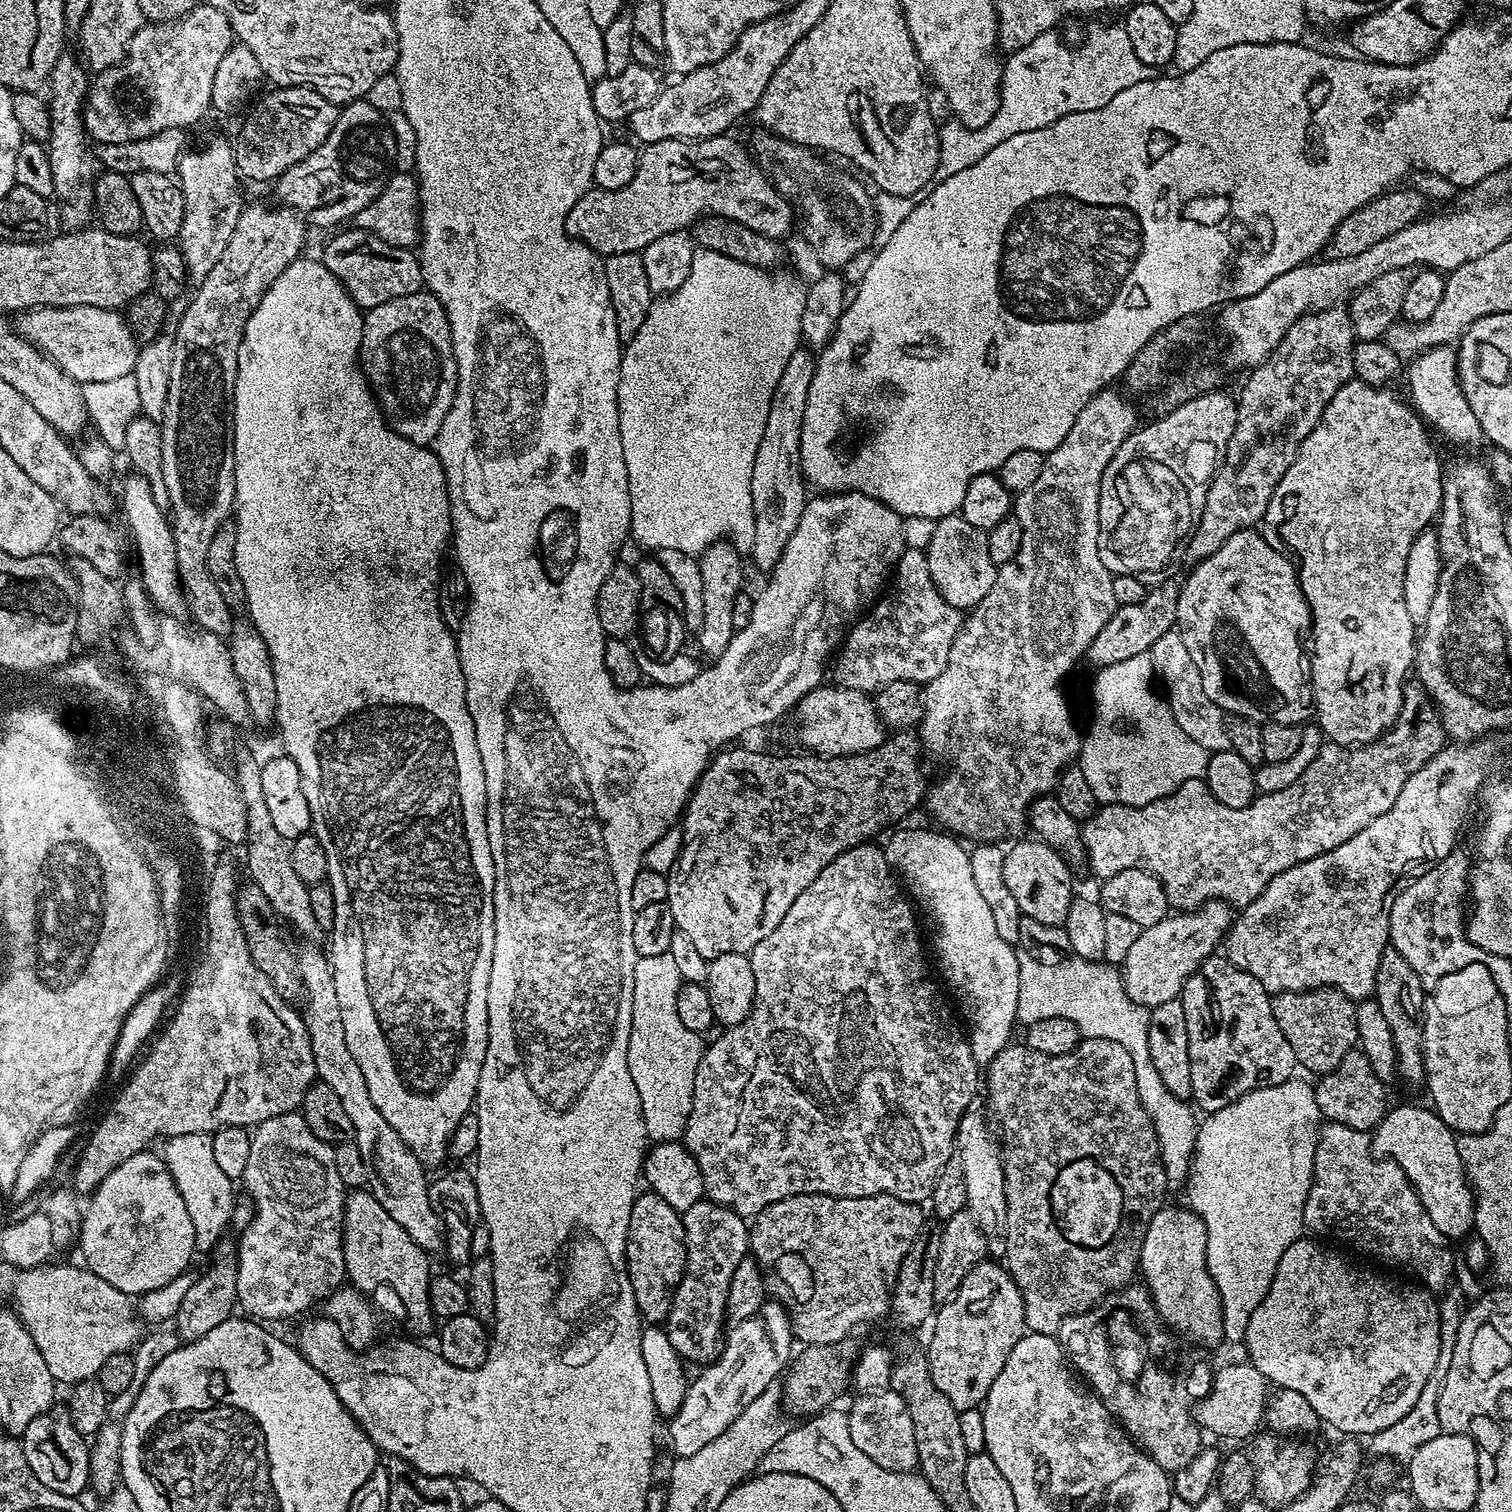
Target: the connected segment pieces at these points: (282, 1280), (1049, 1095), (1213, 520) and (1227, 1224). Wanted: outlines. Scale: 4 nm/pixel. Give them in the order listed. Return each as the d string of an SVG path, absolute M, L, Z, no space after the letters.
M299 1111L266 1118L251 1129L250 1159L242 1185L254 1209L252 1220L239 1233L236 1269L236 1303L245 1317L257 1322L284 1320L307 1310L311 1304L325 1301L345 1283L344 1270L344 1198L346 1189L334 1167L334 1147L314 1138Z
M1110 1038L1081 1039L1080 1045L1070 1050L1070 1054L1038 1054L1038 1050L1029 1048L1023 1043L1009 1043L1008 1047L1003 1048L986 1066L986 1088L987 1084L988 1104L992 1107L997 1122L1000 1123L998 1139L1002 1145L1004 1157L1004 1181L1008 1207L1006 1267L1022 1294L1027 1331L1056 1336L1060 1330L1060 1323L1065 1318L1074 1316L1078 1312L1087 1312L1089 1308L1096 1307L1105 1296L1133 1283L1135 1276L1132 1275L1137 1275L1140 1267L1142 1242L1146 1238L1150 1218L1154 1218L1154 1214L1158 1214L1158 1210L1165 1207L1164 1192L1169 1191L1166 1170L1160 1157L1158 1134L1154 1130L1154 1122L1150 1122L1150 1114L1146 1114L1142 1106L1142 1098L1138 1098L1134 1062L1130 1054L1126 1054L1126 1046L1118 1046L1118 1042L1110 1042Z
M1337 306L1335 308L1321 308L1315 314L1309 314L1298 318L1298 322L1294 322L1294 326L1290 326L1290 330L1286 330L1286 334L1282 338L1282 342L1269 354L1257 368L1251 369L1247 373L1248 381L1244 384L1240 396L1236 400L1236 425L1234 426L1234 434L1230 434L1230 442L1228 449L1221 462L1216 477L1210 482L1208 493L1206 494L1206 506L1202 510L1202 518L1195 532L1188 539L1186 556L1189 561L1205 560L1210 554L1214 554L1214 550L1218 550L1218 546L1222 546L1222 542L1226 542L1226 538L1230 538L1235 532L1241 532L1243 528L1252 528L1259 525L1266 514L1266 506L1270 502L1270 498L1274 494L1274 490L1278 486L1278 482L1282 482L1282 476L1286 474L1286 470L1290 470L1290 462L1294 462L1294 458L1300 449L1300 443L1306 438L1306 434L1310 434L1310 430L1314 430L1314 426L1318 426L1318 422L1322 418L1322 414L1326 410L1326 406L1334 394L1338 394L1338 390L1343 384L1353 379L1354 354L1353 348L1356 347L1358 341L1356 339L1356 331L1352 328L1352 318L1348 314L1347 307Z
M1293 1078L1278 1086L1255 1088L1254 1091L1248 1092L1242 1098L1232 1102L1230 1106L1222 1106L1222 1110L1207 1113L1196 1129L1196 1152L1192 1155L1192 1165L1188 1171L1188 1183L1186 1185L1188 1200L1186 1200L1186 1204L1193 1212L1200 1215L1206 1226L1206 1262L1208 1263L1208 1273L1210 1278L1214 1278L1214 1286L1218 1290L1222 1302L1225 1341L1243 1341L1246 1326L1250 1322L1250 1314L1254 1314L1254 1310L1258 1310L1262 1298L1266 1298L1266 1294L1270 1290L1274 1270L1278 1270L1278 1258L1282 1258L1282 1254L1286 1254L1286 1246L1290 1246L1295 1240L1301 1239L1302 1233L1305 1231L1304 1207L1306 1206L1306 1198L1310 1194L1312 1174L1316 1170L1317 1125L1321 1123L1321 1120L1315 1087L1311 1083L1307 1084L1304 1080Z

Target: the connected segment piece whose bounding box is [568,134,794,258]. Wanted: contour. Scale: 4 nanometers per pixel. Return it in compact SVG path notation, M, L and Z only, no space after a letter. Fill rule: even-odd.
M725 134L709 136L707 140L667 140L647 145L640 152L640 165L634 178L630 178L622 190L608 192L605 188L593 186L586 194L582 194L582 198L578 198L578 202L574 202L568 215L571 231L589 244L601 258L627 252L643 253L644 248L654 242L654 238L691 229L702 214L725 216L727 220L779 241L780 232L788 232L792 228L793 205L776 191L751 151L730 137Z

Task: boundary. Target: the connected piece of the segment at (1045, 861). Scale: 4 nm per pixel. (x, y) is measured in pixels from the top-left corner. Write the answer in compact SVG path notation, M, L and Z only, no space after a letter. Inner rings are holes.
M1024 840L1005 851L1002 874L1021 915L1046 925L1063 925L1074 899L1072 874L1067 859L1041 840Z

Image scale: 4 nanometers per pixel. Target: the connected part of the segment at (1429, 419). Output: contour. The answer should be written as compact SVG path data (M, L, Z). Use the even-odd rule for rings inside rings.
M1443 344L1437 348L1427 348L1420 355L1411 357L1409 364L1412 365L1409 368L1407 365L1406 376L1408 372L1408 392L1412 395L1410 402L1420 418L1427 424L1427 427L1437 437L1440 435L1442 439L1449 440L1452 444L1472 444L1476 439L1479 441L1482 436L1480 423L1478 422L1478 418L1474 418L1474 410L1470 410L1470 402L1466 402L1466 394L1462 390L1456 348L1447 344Z

